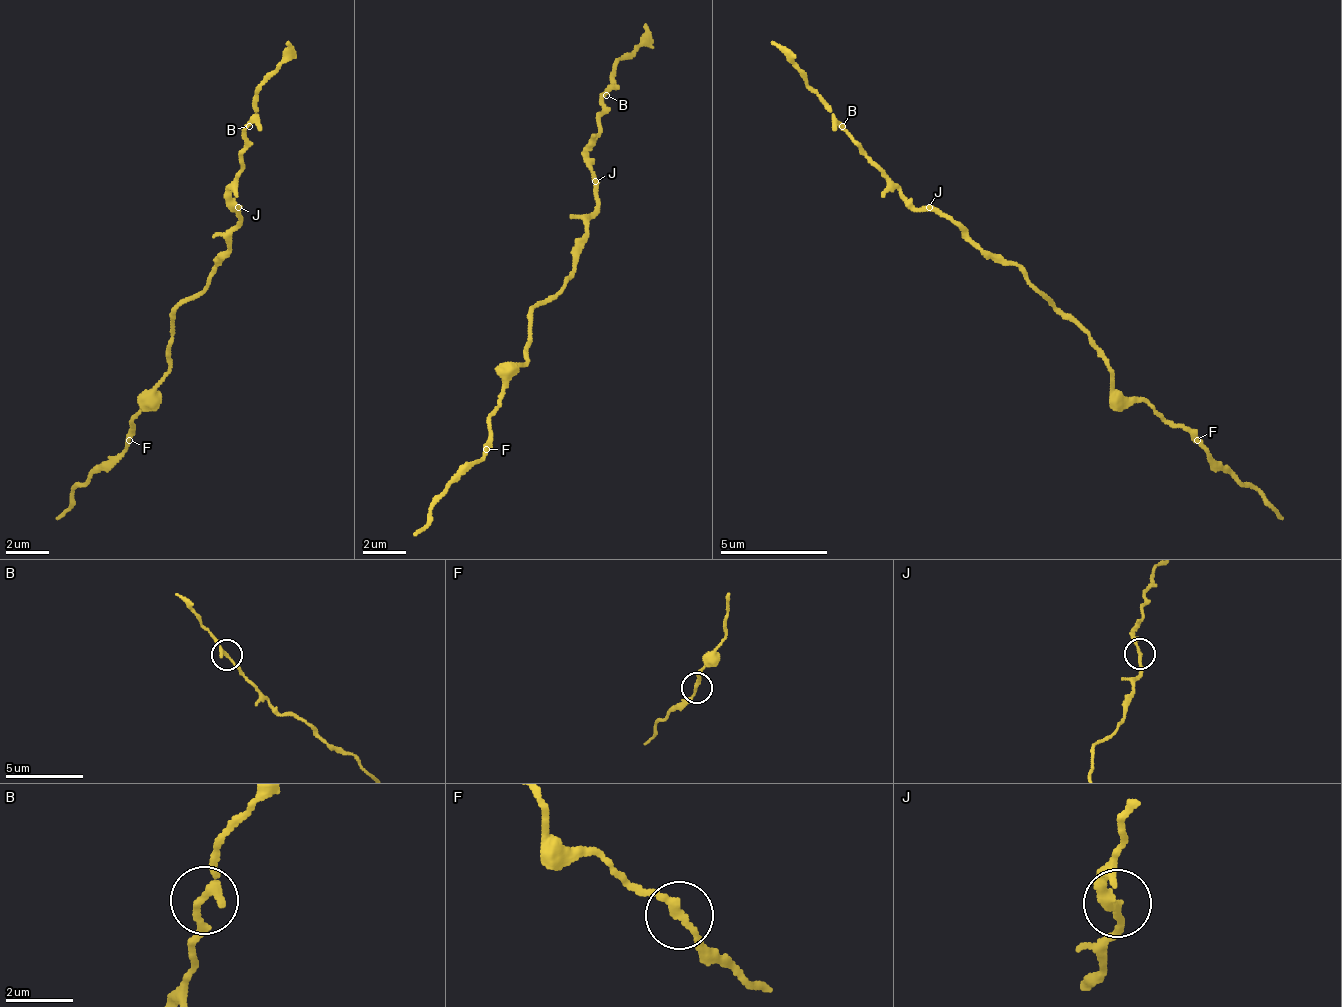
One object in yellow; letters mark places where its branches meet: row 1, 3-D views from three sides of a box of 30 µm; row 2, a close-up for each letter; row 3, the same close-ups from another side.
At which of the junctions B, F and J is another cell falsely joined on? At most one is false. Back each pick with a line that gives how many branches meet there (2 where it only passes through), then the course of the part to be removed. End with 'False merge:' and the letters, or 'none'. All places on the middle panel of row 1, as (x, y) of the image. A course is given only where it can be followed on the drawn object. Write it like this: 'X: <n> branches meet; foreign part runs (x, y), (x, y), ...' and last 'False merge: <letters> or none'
False merge: none

